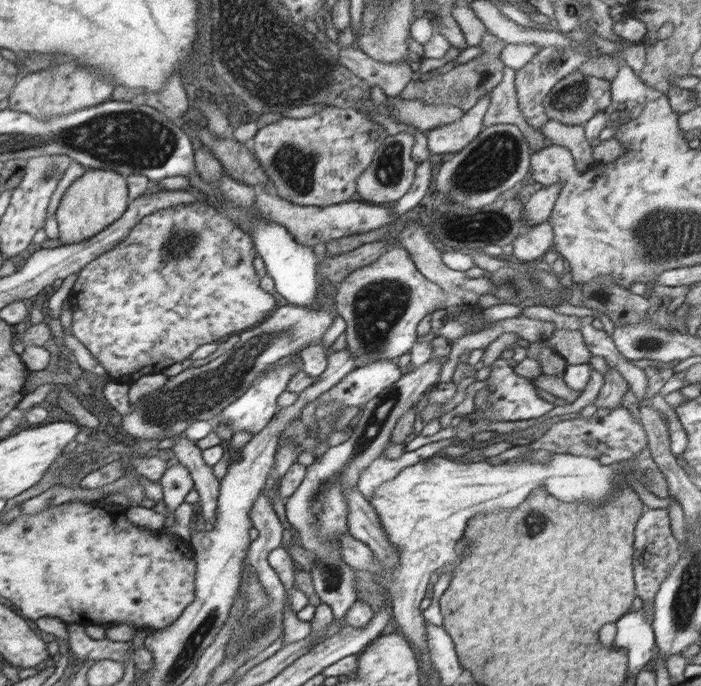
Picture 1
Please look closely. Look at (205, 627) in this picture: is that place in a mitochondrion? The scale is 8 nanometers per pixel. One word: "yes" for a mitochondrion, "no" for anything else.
yes

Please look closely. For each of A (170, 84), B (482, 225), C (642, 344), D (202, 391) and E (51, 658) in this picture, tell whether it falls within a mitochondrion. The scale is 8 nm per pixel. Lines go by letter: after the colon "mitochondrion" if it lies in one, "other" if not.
A: other
B: mitochondrion
C: mitochondrion
D: mitochondrion
E: other

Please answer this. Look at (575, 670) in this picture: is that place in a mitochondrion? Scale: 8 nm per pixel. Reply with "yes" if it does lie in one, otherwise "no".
no

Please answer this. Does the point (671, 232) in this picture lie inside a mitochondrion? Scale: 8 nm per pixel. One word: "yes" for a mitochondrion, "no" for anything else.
yes

